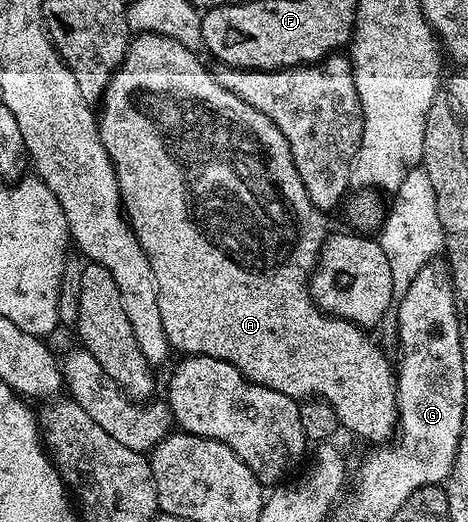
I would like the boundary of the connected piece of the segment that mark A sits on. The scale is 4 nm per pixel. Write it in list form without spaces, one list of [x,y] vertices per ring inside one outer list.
[[[154,32],[134,35],[123,62],[117,67],[117,73],[99,101],[97,121],[101,141],[117,175],[125,218],[143,254],[147,254],[151,270],[155,270],[155,282],[159,282],[159,315],[163,318],[163,330],[167,330],[170,349],[174,353],[181,352],[177,354],[210,356],[231,362],[231,366],[235,366],[235,370],[243,373],[252,384],[279,390],[279,394],[287,394],[292,400],[304,402],[316,398],[335,410],[337,423],[344,431],[346,428],[359,439],[370,440],[370,445],[386,445],[394,439],[397,430],[397,378],[390,357],[389,360],[385,357],[384,350],[369,337],[372,335],[366,329],[322,312],[309,295],[309,278],[317,267],[317,259],[321,256],[321,247],[327,235],[326,213],[320,212],[309,201],[307,186],[303,186],[303,178],[299,178],[299,170],[295,170],[291,150],[283,134],[279,134],[279,126],[275,126],[267,114],[259,114],[255,106],[247,106],[243,98],[224,88],[216,75],[205,69],[204,62],[197,55],[194,49],[183,46],[183,42],[175,42],[175,38]]]

